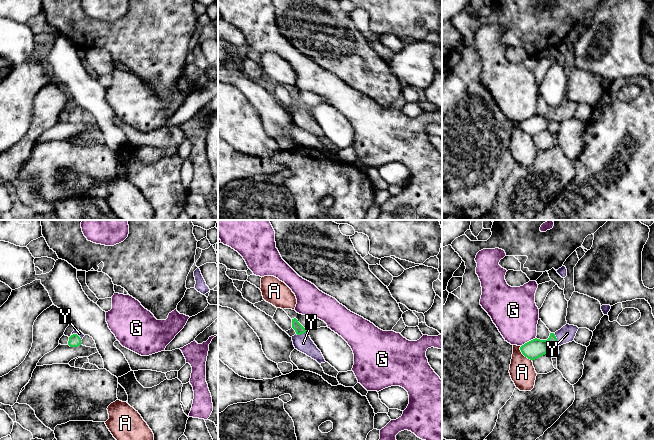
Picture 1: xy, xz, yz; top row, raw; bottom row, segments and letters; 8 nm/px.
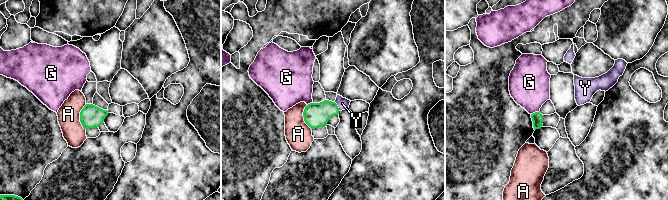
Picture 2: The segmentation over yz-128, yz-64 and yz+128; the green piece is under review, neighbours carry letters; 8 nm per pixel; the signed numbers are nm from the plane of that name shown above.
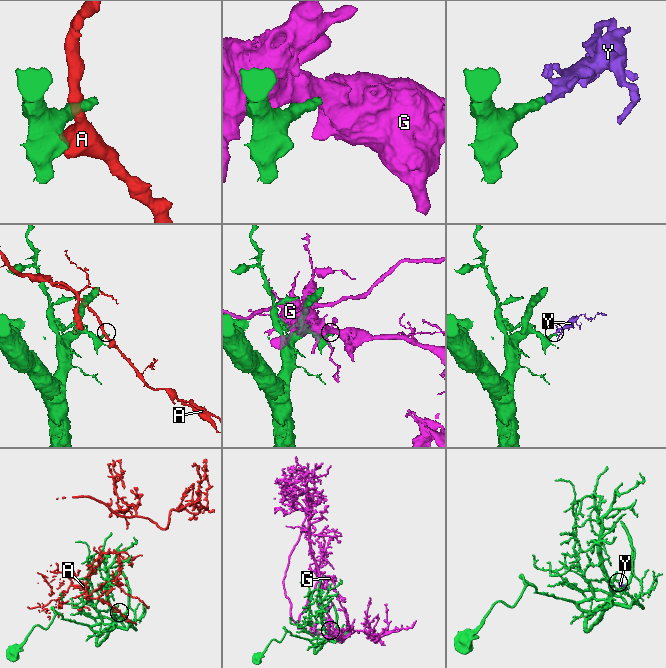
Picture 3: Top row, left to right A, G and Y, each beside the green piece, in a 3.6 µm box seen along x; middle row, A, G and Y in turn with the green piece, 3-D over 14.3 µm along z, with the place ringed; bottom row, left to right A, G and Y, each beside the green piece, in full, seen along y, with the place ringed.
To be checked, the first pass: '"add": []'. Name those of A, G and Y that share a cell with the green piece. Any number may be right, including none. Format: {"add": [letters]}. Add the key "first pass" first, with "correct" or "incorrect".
{"first pass": "incorrect", "add": ["Y"]}

